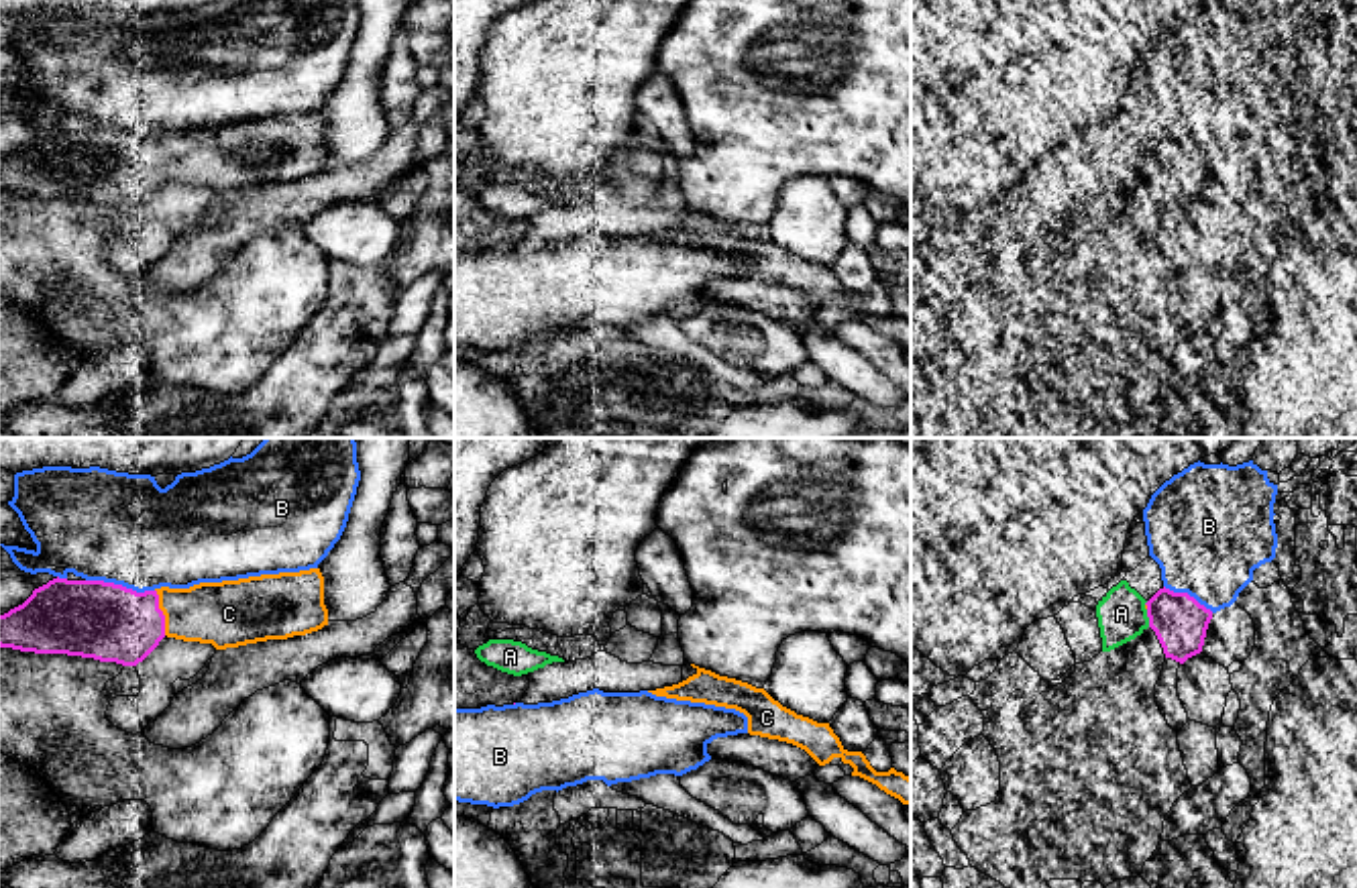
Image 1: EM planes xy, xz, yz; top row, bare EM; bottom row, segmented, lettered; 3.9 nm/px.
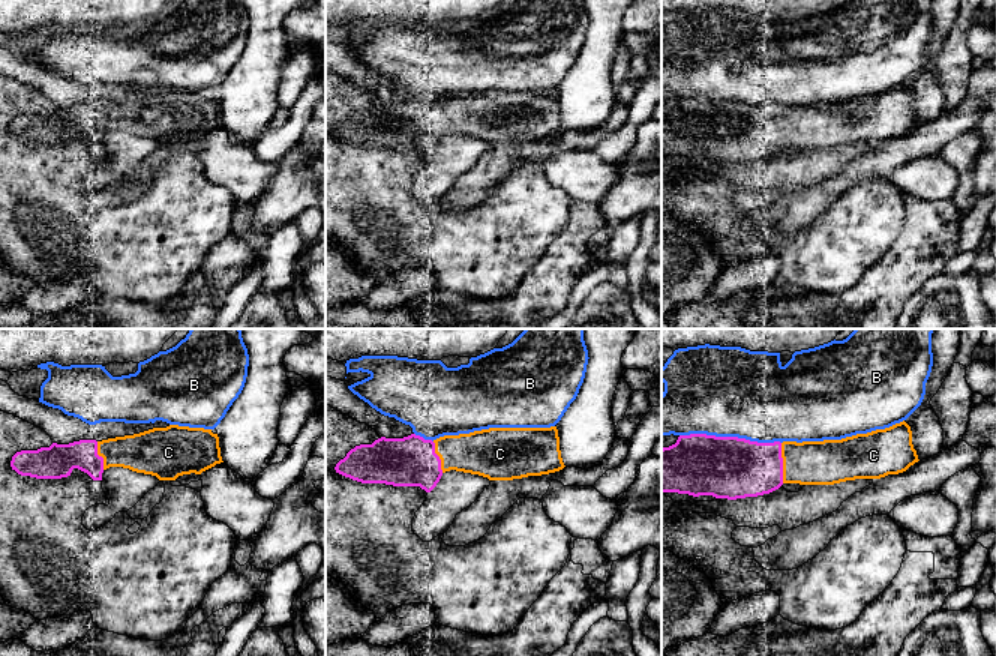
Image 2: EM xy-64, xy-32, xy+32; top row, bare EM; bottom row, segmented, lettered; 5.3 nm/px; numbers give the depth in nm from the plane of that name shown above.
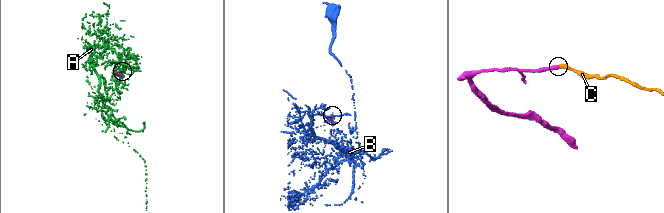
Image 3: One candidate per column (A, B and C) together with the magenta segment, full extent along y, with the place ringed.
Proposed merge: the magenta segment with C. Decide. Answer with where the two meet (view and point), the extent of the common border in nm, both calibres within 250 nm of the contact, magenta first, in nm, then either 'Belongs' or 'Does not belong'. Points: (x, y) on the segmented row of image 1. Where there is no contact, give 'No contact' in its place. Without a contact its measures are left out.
Touches magenta at xy (161, 612). Shared border 190 nm. Thickness 300 nm (magenta) against 260 nm. Belongs

